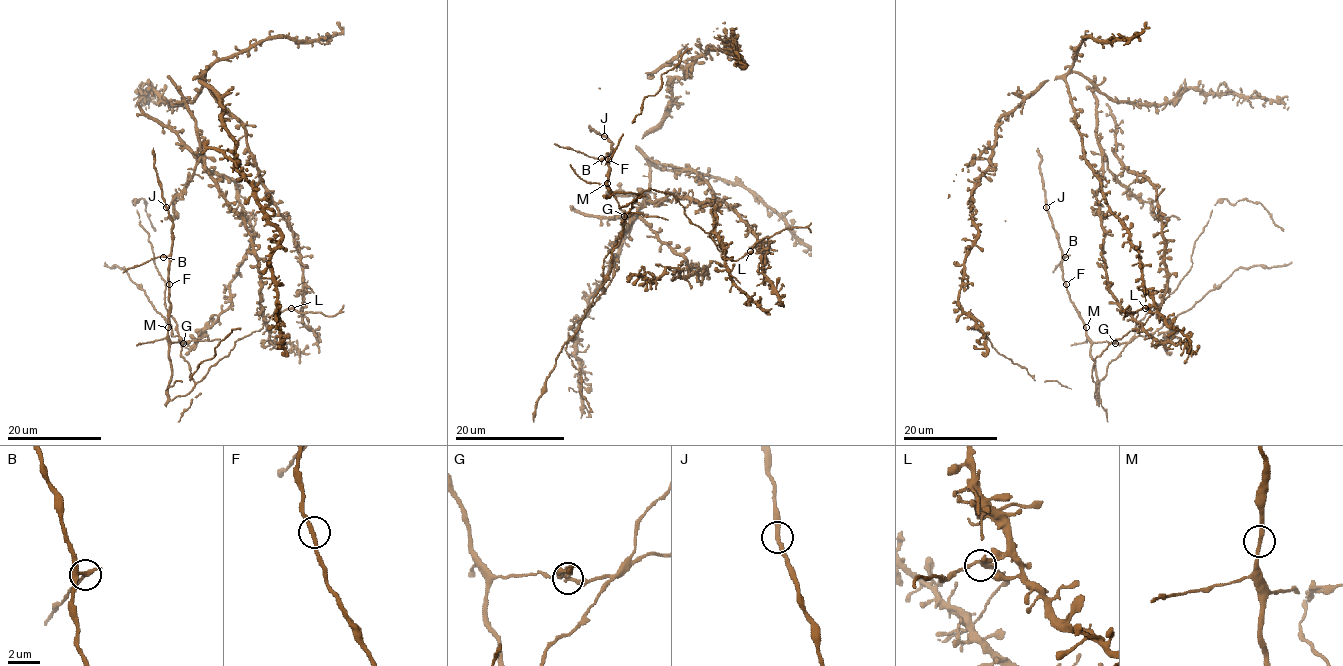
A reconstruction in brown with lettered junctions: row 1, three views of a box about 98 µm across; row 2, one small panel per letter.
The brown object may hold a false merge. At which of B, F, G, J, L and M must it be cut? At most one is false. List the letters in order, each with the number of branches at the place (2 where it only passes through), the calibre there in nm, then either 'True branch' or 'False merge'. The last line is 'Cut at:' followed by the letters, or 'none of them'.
B: Branches: 2. Thickness 280 nm. True branch
F: Branches: 2. Thickness 260 nm. True branch
G: Branches: 2. Thickness 260 nm. False merge
J: Branches: 2. Thickness 300 nm. True branch
L: Branches: 2. Thickness 280 nm. True branch
M: Branches: 2. Thickness 280 nm. True branch
Cut at: G

